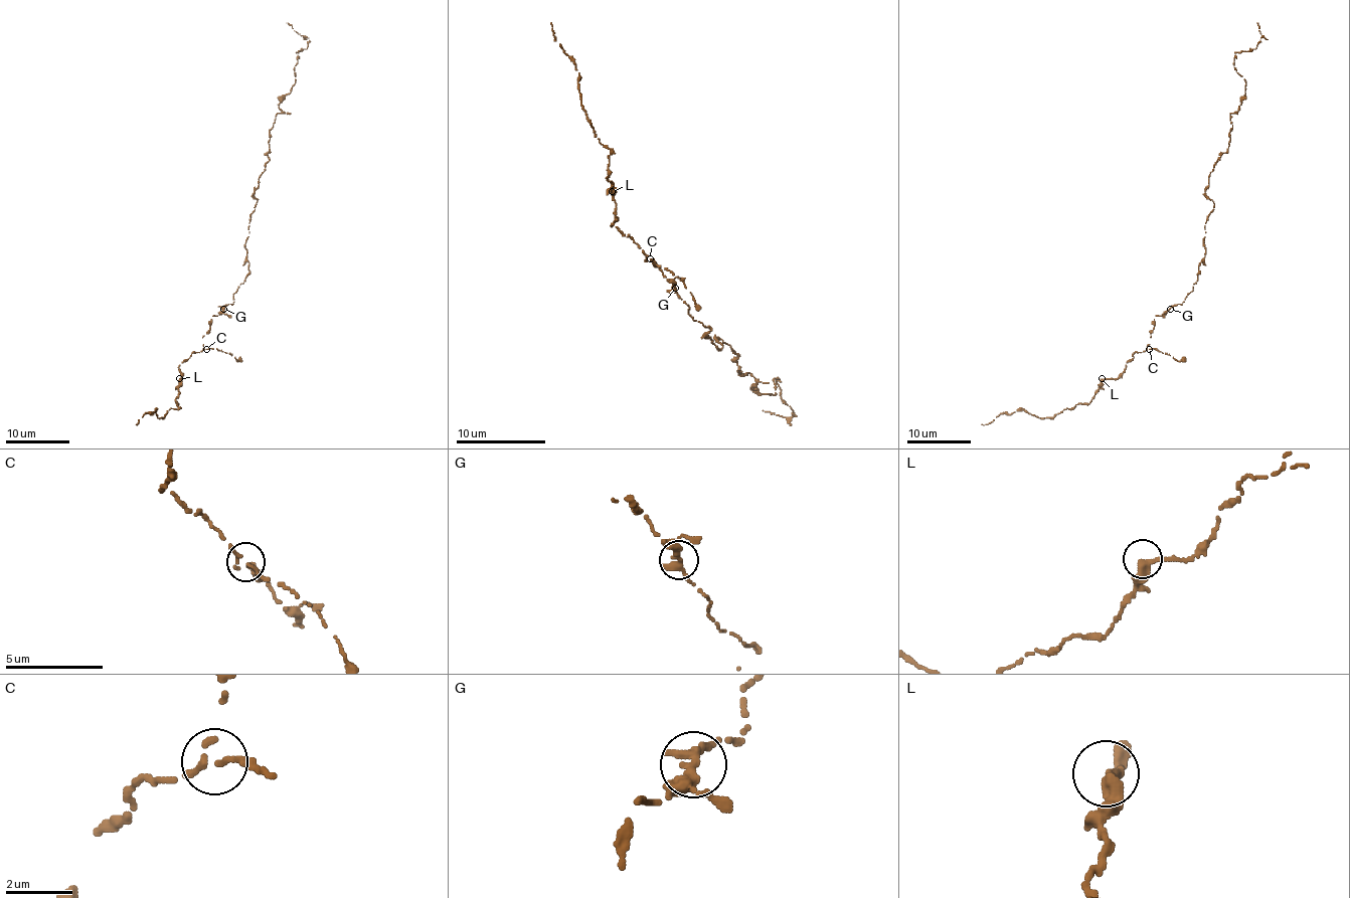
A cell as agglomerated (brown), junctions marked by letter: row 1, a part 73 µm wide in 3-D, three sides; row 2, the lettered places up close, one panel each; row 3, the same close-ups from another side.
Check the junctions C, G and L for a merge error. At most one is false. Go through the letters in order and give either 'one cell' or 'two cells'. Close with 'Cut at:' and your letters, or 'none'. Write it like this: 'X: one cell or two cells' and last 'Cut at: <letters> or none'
C: one cell
G: one cell
L: one cell
Cut at: none

